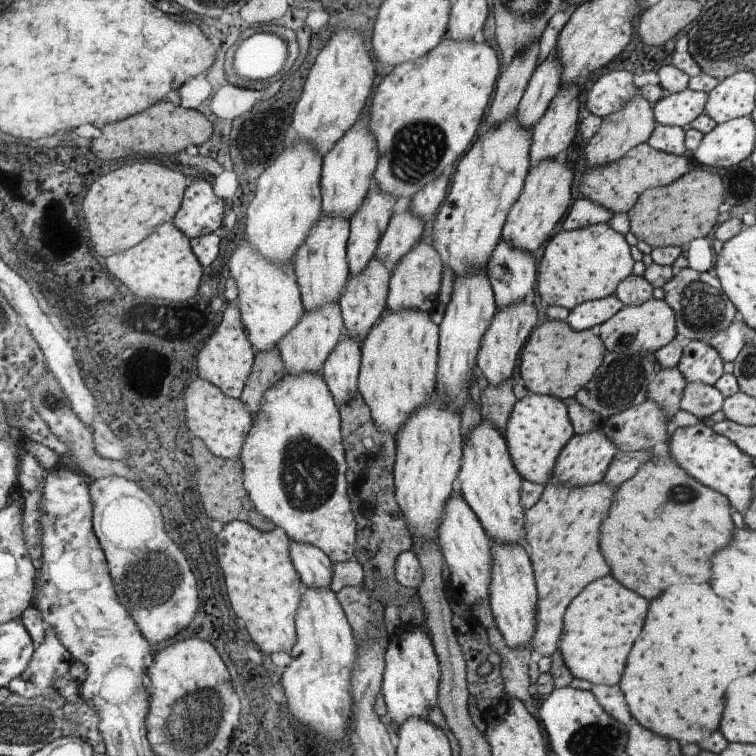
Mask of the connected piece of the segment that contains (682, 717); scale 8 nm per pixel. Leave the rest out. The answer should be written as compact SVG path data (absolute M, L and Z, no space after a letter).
M708 582L670 586L670 590L662 594L662 598L654 600L654 606L650 606L650 618L646 620L646 634L637 639L638 646L633 647L634 654L629 655L624 677L618 684L630 715L637 724L658 737L674 740L681 748L693 743L698 745L719 730L730 682L740 676L751 674L743 660L751 656L746 644L747 637L739 632L740 627L731 624L734 619L732 611L726 610L723 599L718 597Z

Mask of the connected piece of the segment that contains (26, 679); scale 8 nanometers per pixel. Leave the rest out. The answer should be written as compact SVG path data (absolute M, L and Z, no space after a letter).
M45 626L46 638L35 649L28 667L9 683L9 690L24 699L56 692L55 683L69 676L73 657L58 640L54 628Z

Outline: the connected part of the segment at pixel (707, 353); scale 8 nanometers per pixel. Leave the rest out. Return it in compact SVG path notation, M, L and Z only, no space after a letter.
M687 341L677 368L688 383L714 385L724 374L724 360L708 343Z

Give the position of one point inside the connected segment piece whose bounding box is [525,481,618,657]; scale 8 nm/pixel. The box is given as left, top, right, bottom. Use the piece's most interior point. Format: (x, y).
(563, 528)

